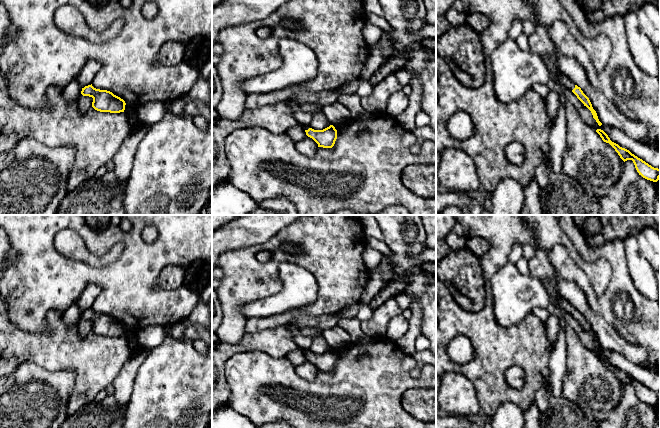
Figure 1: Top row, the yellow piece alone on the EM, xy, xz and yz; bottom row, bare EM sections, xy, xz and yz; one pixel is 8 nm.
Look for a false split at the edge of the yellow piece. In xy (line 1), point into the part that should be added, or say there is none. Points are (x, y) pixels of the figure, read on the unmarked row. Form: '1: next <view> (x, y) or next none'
1: next none

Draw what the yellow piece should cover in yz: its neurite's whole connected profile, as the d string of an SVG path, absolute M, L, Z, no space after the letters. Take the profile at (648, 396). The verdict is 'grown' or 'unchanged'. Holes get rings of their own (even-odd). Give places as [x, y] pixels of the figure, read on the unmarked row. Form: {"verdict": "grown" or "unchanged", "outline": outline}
{"verdict": "unchanged", "outline": "M597 353L596 356L600 359L604 366L609 367L615 373L624 386L627 384L632 384L639 399L653 406L657 406L659 404L660 393L652 391L642 383L632 378L629 374L622 372L618 368L612 366L603 354Z"}

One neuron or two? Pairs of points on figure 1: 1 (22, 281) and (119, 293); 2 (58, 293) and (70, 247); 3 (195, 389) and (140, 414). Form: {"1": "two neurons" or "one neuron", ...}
{"1": "one neuron", "2": "two neurons", "3": "one neuron"}

